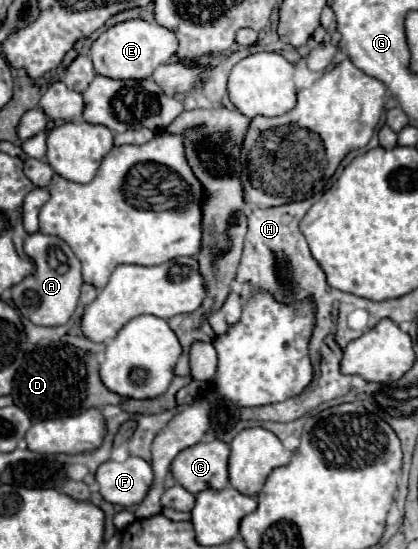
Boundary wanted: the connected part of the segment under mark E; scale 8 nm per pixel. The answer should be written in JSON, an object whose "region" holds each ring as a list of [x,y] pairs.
{"region":[[[142,18],[136,20],[124,20],[102,32],[90,46],[90,58],[94,62],[96,74],[108,76],[108,78],[136,78],[144,80],[154,74],[154,70],[168,62],[178,50],[178,38],[172,30],[156,24],[146,22]]]}

